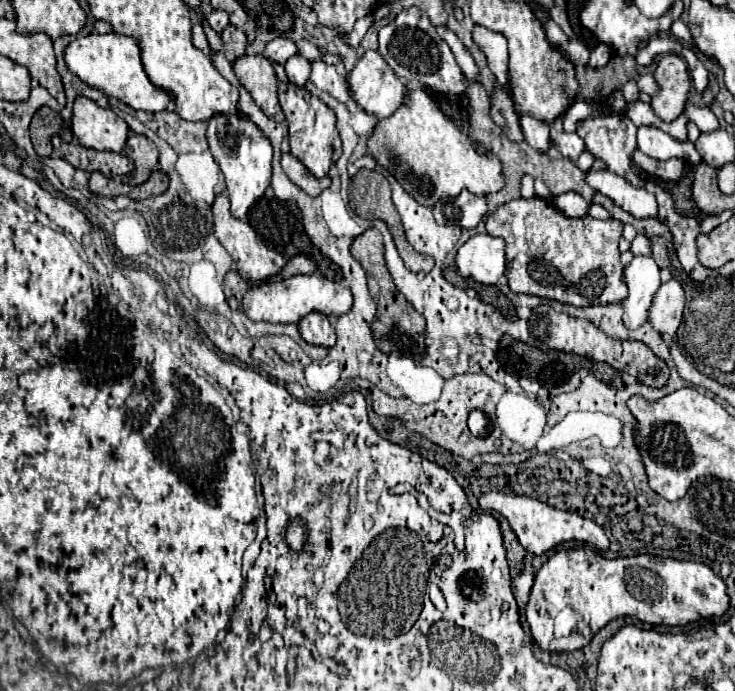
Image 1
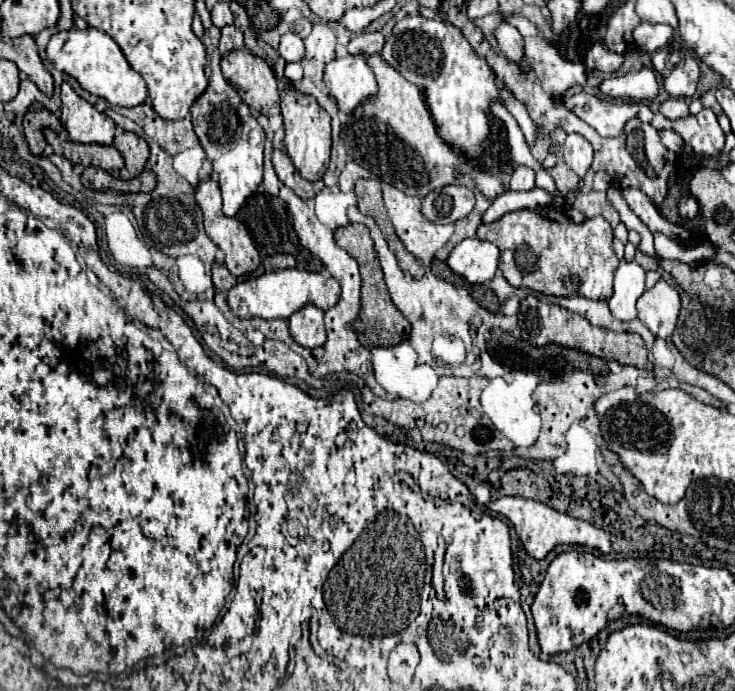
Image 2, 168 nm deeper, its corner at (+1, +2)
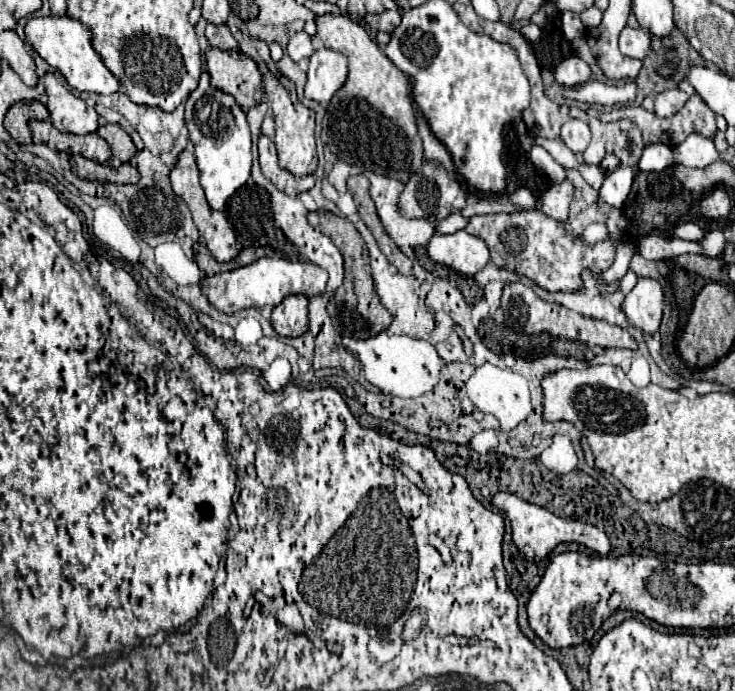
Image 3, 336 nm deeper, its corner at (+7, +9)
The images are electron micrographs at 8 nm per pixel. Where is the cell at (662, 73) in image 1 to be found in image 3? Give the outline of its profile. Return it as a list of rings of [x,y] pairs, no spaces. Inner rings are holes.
[[[681,89],[663,91],[655,97],[655,113],[659,117],[671,117],[677,111],[681,111],[681,107],[687,103],[687,99],[689,99],[689,95]]]

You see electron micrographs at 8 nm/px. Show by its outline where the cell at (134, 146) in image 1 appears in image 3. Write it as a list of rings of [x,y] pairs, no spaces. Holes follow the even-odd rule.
[[[101,125],[97,129],[97,135],[101,135],[103,139],[107,139],[109,147],[111,147],[111,153],[113,153],[113,165],[121,165],[121,163],[129,163],[135,153],[137,153],[137,147],[135,143],[131,141],[131,137],[119,127],[119,125]]]

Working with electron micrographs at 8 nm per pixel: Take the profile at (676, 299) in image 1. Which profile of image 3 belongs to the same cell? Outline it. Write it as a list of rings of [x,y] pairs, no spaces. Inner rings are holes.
[[[649,277],[639,279],[637,285],[625,295],[623,311],[631,325],[639,327],[643,333],[655,333],[665,311],[665,295],[661,283]]]

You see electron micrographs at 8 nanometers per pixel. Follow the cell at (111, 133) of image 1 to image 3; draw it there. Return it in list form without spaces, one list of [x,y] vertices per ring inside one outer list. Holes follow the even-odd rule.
[[[47,73],[47,109],[51,113],[51,123],[65,133],[85,135],[95,133],[99,127],[99,115],[93,107],[89,107],[83,99],[75,97],[61,75]]]

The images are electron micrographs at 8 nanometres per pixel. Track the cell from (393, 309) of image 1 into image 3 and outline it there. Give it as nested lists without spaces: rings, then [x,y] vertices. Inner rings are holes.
[[[331,211],[309,213],[309,223],[317,231],[327,235],[337,245],[337,249],[341,251],[341,255],[345,259],[345,281],[335,291],[335,297],[329,301],[329,307],[327,307],[337,331],[343,337],[355,337],[355,339],[369,339],[369,337],[375,337],[377,333],[385,331],[391,325],[393,315],[383,307],[381,299],[377,297],[373,277],[371,277],[371,267],[369,267],[369,251],[367,251],[365,241],[357,233],[355,225],[349,219],[343,219]]]

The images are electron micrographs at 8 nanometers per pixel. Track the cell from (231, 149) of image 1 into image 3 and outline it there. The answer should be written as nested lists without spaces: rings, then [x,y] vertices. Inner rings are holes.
[[[203,71],[199,87],[185,103],[185,125],[189,129],[191,143],[195,143],[197,167],[207,201],[211,209],[223,209],[227,199],[251,177],[251,131],[245,113],[231,95],[215,89],[209,83],[209,73]]]

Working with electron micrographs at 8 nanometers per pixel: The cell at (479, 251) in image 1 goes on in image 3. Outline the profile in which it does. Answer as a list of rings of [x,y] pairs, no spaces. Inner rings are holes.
[[[457,231],[453,235],[433,235],[427,253],[433,261],[463,275],[475,275],[489,261],[489,247],[485,241],[469,235],[467,231]]]

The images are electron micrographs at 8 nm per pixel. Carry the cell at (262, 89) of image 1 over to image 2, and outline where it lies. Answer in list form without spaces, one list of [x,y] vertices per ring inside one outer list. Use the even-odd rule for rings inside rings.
[[[247,48],[235,50],[235,52],[231,52],[231,54],[221,58],[221,72],[223,72],[225,80],[237,88],[237,94],[251,108],[253,114],[265,114],[265,116],[279,114],[277,82],[275,82],[273,70],[269,68],[269,64],[263,58],[253,56]]]

